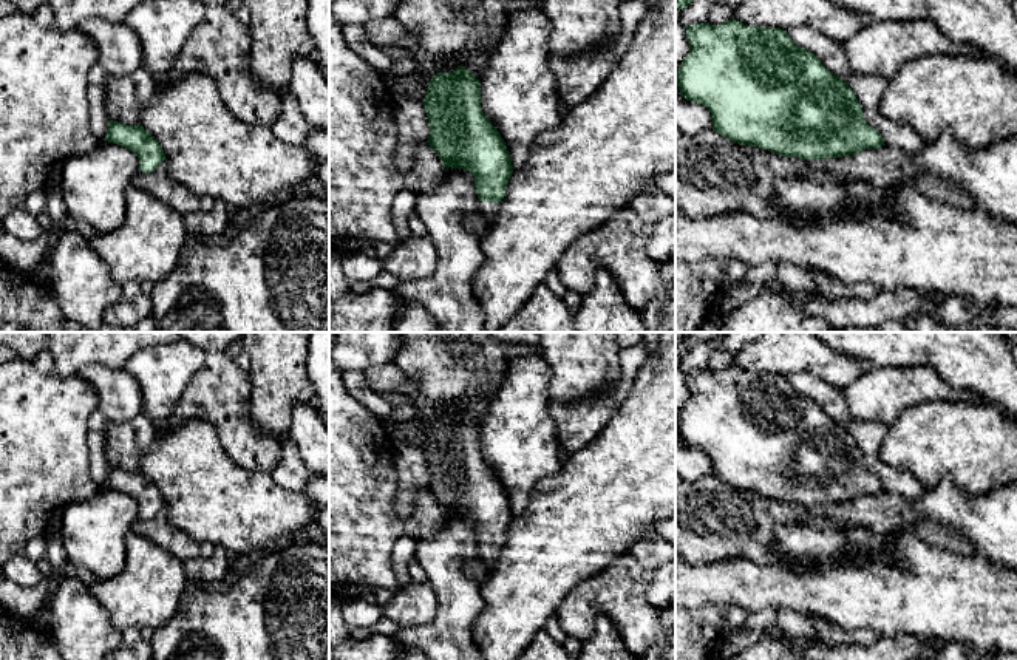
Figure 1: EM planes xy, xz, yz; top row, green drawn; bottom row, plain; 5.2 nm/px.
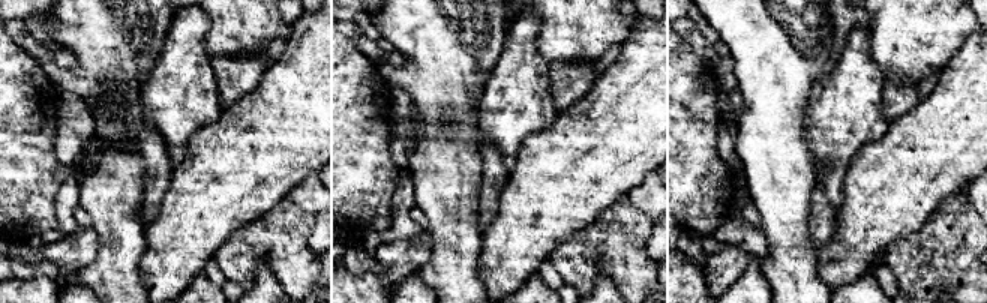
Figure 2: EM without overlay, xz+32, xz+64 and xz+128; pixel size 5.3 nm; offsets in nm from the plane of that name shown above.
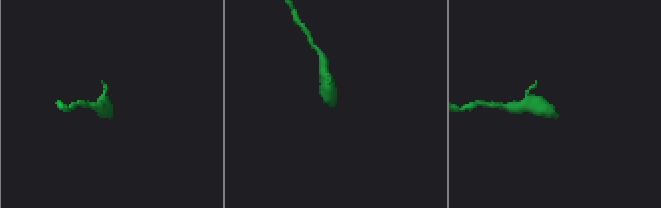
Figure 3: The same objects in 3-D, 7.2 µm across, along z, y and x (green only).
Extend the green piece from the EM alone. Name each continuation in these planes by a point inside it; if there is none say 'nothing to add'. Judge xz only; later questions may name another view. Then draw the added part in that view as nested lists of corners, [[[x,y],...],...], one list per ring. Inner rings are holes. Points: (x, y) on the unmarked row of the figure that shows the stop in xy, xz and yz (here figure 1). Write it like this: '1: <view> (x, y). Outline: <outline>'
1: xz (489, 555). Outline: [[[479,547],[479,555],[487,564],[493,564],[501,553],[501,549],[485,549]]]

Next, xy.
nothing to add

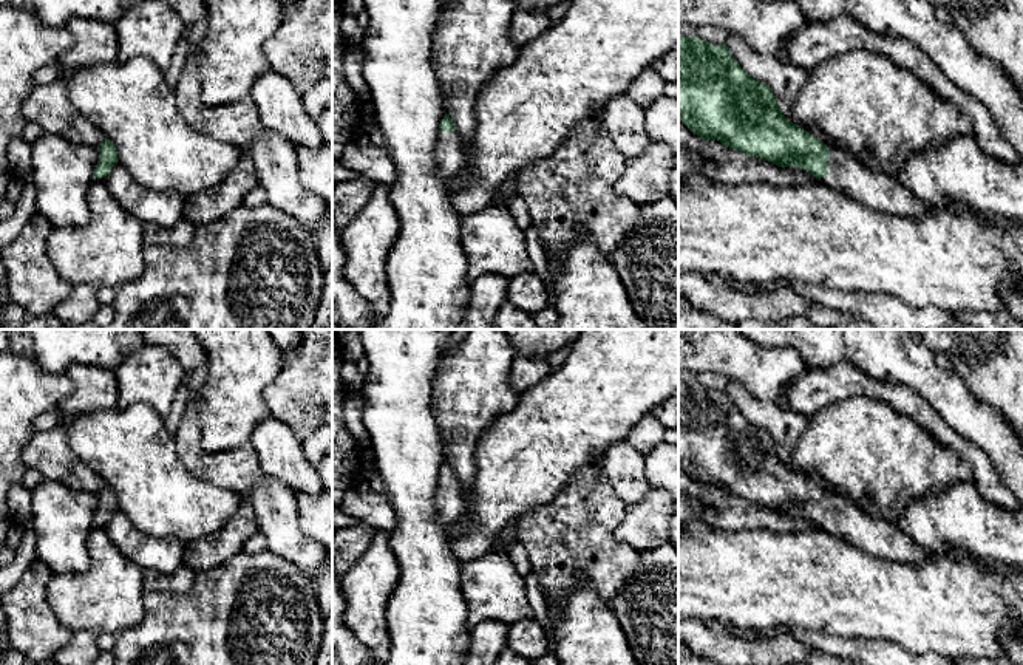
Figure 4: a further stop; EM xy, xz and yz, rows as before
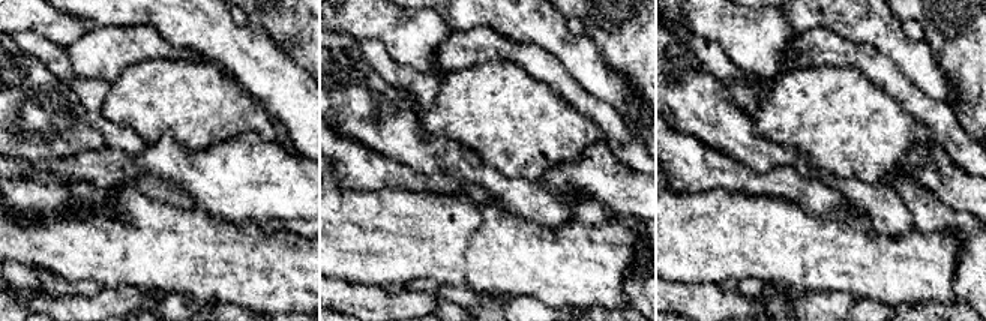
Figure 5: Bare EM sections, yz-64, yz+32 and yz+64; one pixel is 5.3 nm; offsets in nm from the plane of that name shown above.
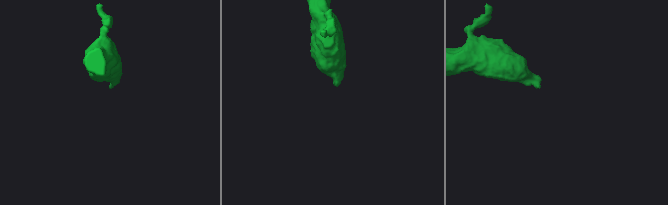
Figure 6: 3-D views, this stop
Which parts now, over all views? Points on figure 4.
1: yz (883, 538). Outline: [[[841,496],[830,498],[825,532],[884,560],[916,564],[933,558],[906,535],[893,521],[873,518]]]

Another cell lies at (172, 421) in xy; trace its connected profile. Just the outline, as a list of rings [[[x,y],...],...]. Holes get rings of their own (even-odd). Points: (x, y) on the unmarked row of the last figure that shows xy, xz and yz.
[[[184,371],[182,380],[176,390],[175,401],[168,416],[164,419],[167,430],[175,436],[181,416],[185,410],[187,401],[190,397],[189,384],[193,376],[193,371]]]

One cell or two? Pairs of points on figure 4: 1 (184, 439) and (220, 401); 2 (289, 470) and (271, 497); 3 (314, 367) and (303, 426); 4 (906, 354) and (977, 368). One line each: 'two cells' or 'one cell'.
1: two cells
2: two cells
3: one cell
4: two cells

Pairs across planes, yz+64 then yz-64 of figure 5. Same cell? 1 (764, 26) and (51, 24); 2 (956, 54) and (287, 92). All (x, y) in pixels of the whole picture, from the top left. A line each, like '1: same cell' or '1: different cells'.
1: same cell
2: different cells

